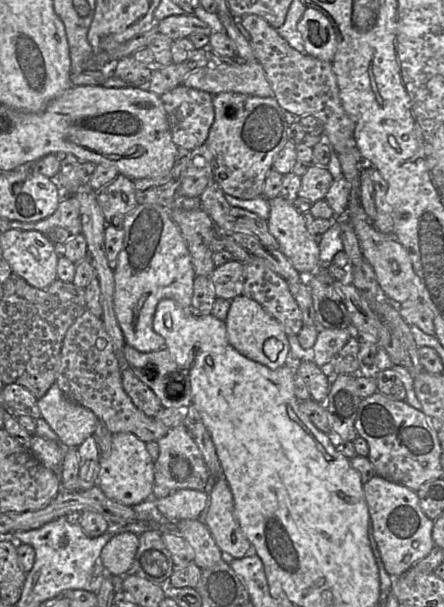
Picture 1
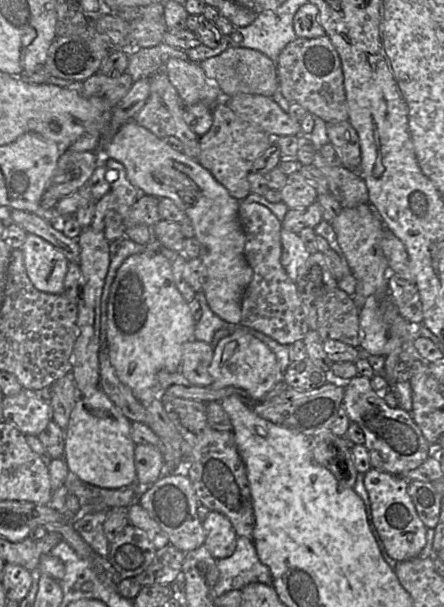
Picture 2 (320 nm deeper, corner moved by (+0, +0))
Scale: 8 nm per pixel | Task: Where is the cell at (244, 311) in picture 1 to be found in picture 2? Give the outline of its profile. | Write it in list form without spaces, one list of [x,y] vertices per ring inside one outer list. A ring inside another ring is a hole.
[[[239,328],[234,329],[230,335],[218,342],[208,371],[214,380],[209,386],[212,389],[237,387],[247,391],[255,400],[259,401],[263,400],[267,393],[283,380],[283,373],[280,371],[273,351],[264,342]],[[232,341],[237,343],[237,347],[232,356],[226,362],[222,362],[223,352],[227,344]]]

